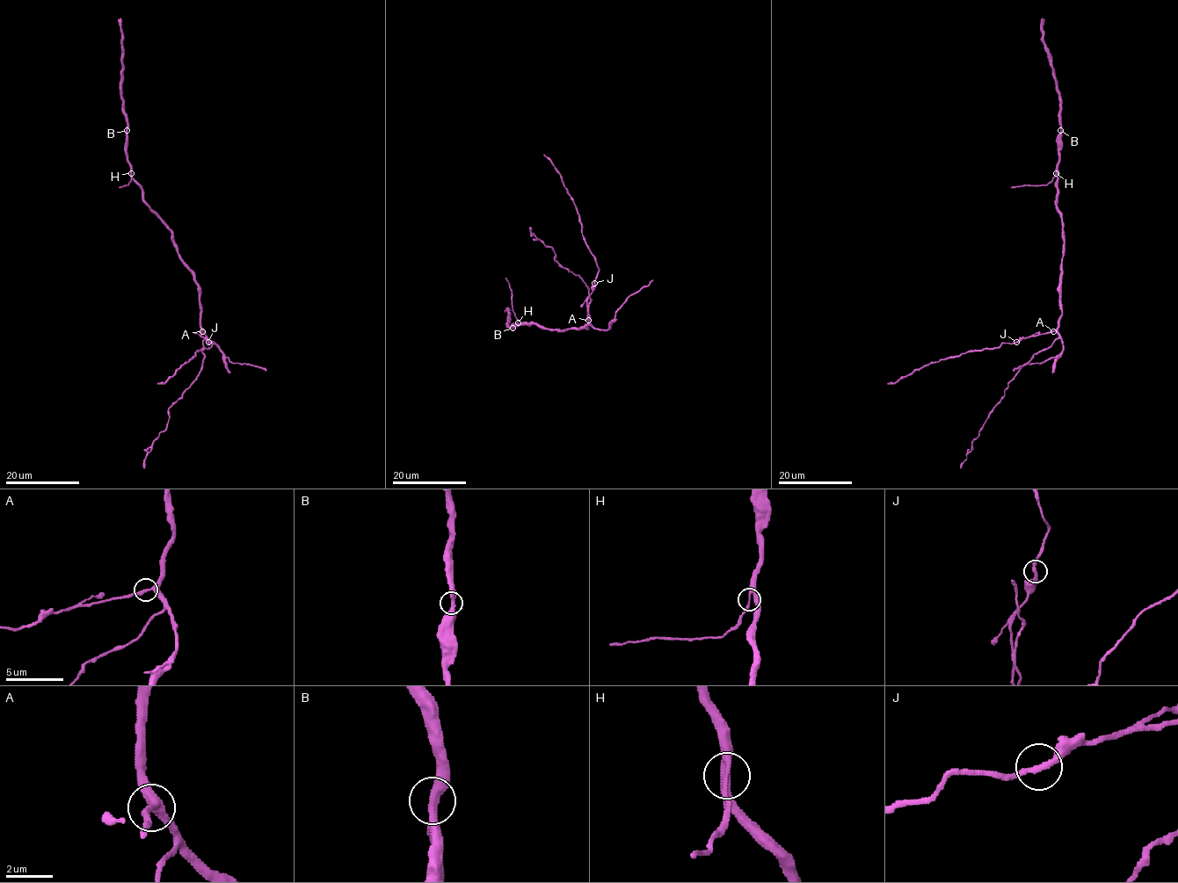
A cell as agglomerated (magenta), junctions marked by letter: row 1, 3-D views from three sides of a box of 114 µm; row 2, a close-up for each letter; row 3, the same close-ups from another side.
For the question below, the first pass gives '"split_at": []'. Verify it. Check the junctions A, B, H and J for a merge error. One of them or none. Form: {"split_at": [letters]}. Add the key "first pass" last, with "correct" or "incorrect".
{"split_at": [], "first pass": "correct"}

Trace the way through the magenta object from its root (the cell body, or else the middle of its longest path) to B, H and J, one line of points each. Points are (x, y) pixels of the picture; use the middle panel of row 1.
B: (571, 329), (543, 329), (535, 323), (515, 325), (512, 328)
H: (571, 329), (543, 329), (535, 323), (517, 322)
J: (571, 329), (586, 329), (587, 297), (594, 283)

